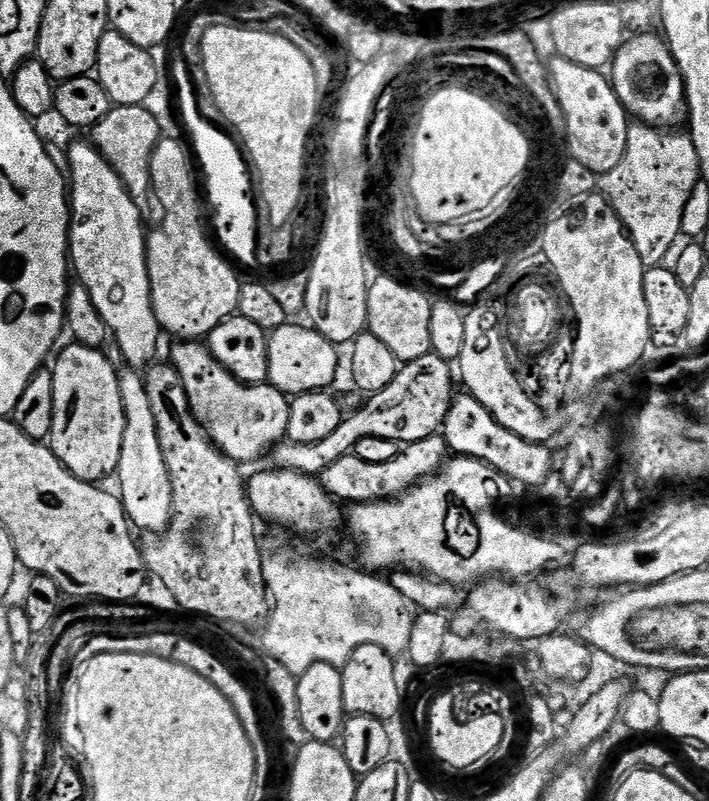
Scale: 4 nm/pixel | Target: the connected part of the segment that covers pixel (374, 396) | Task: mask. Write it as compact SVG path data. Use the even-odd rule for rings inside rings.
M429 354L414 358L414 362L401 367L390 386L371 393L365 399L362 410L347 413L338 430L331 432L327 438L322 438L322 442L277 444L270 453L271 467L294 470L318 478L327 467L334 466L338 458L353 455L362 438L390 438L403 446L437 435L443 429L446 414L452 405L452 374L454 378L453 365L440 356Z

